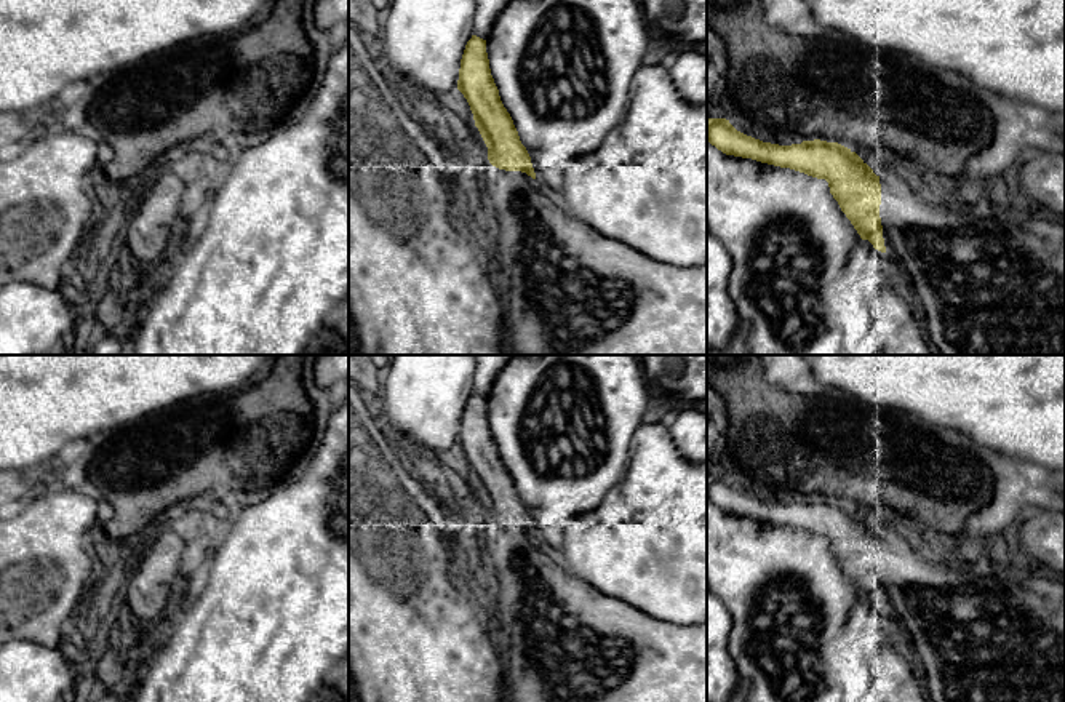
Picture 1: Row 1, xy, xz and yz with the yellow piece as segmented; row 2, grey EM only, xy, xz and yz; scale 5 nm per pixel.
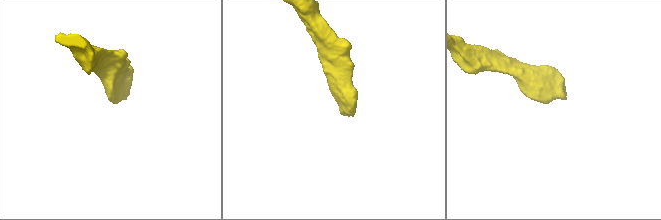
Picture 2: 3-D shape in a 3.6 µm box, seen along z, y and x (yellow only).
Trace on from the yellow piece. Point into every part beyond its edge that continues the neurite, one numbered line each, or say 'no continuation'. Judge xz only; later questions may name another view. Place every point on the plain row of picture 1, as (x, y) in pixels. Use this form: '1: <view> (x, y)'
1: xz (560, 640)

